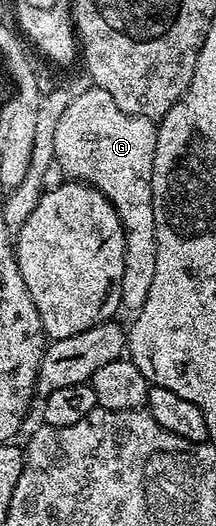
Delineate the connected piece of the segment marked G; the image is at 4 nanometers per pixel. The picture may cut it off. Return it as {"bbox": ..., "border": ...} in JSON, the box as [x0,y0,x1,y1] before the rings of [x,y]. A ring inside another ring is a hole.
{"bbox":[54,86,158,310],"border":[[[93,86],[86,94],[78,94],[54,130],[54,161],[72,182],[98,189],[114,206],[124,227],[124,269],[122,270],[121,305],[138,310],[150,294],[154,282],[154,258],[158,254],[152,171],[156,149],[157,125],[118,110],[114,98],[106,90]]]}

